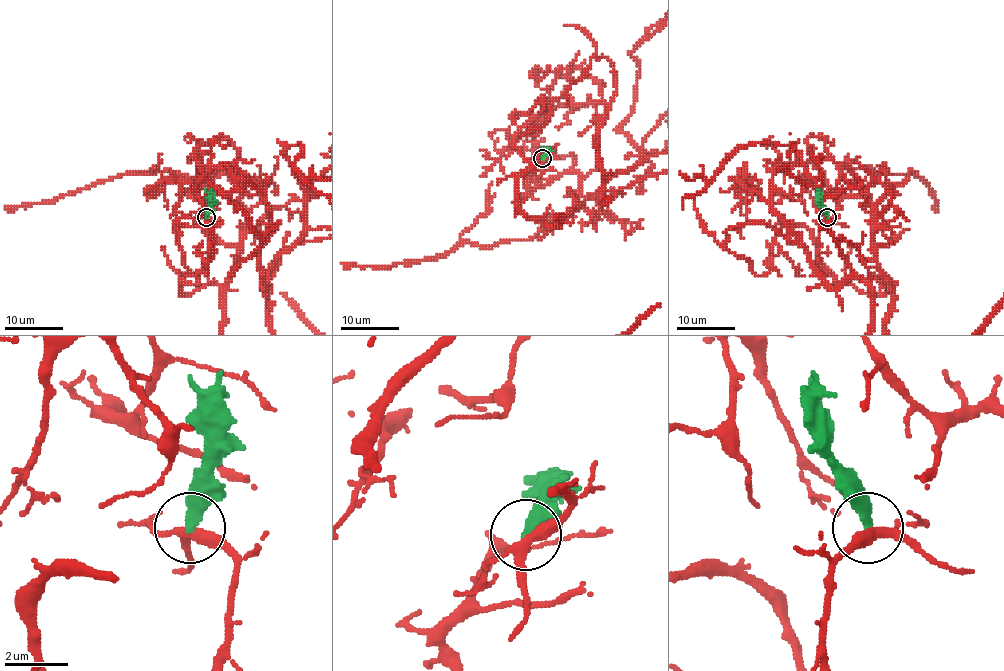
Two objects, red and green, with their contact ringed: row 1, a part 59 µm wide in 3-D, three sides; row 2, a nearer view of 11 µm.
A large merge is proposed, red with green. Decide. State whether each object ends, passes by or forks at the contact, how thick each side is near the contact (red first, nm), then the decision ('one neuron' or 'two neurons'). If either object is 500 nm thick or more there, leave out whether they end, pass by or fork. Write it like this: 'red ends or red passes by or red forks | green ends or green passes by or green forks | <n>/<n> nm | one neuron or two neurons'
red forks | green ends | 300/360 nm | two neurons

